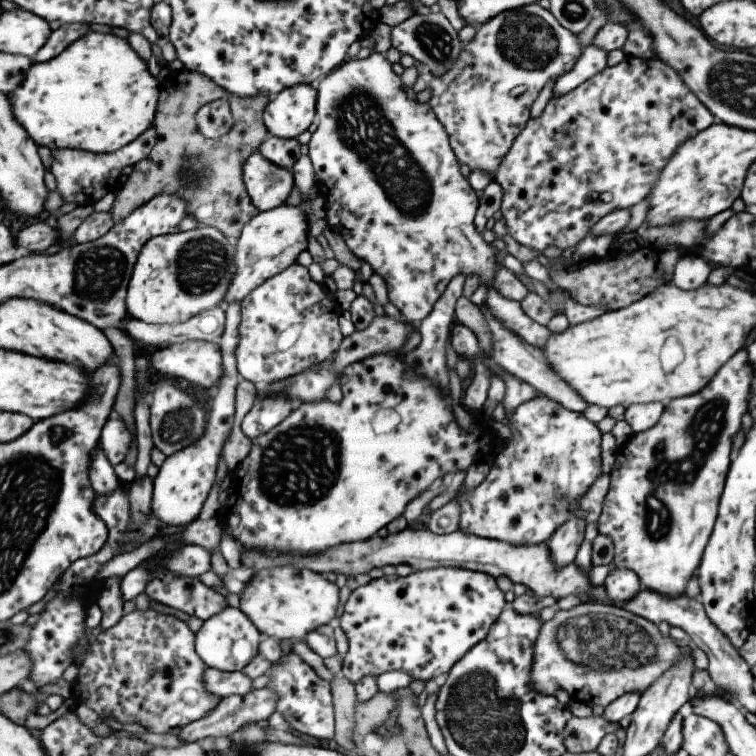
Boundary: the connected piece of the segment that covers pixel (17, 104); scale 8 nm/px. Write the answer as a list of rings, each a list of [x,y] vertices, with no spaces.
[[[90,30],[86,36],[75,40],[52,60],[44,62],[44,64],[33,63],[33,65],[28,68],[22,84],[8,96],[12,102],[12,110],[16,116],[16,120],[18,120],[18,124],[22,124],[24,131],[28,132],[28,136],[30,136],[32,140],[35,140],[38,147],[48,146],[51,151],[58,149],[80,149],[93,153],[110,153],[126,146],[153,125],[160,96],[159,85],[160,82],[148,71],[146,60],[142,60],[142,58],[138,56],[138,53],[132,48],[132,45],[127,39],[118,37],[113,33],[105,34]]]

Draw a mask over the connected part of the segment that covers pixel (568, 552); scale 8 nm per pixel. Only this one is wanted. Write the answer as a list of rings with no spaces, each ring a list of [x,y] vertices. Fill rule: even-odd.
[[[571,517],[550,536],[548,545],[556,568],[564,568],[574,562],[576,552],[585,538],[586,525],[582,518]]]

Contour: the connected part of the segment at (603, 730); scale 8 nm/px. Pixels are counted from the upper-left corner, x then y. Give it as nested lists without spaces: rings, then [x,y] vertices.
[[[592,715],[590,717],[572,717],[566,723],[564,731],[564,746],[568,752],[596,751],[600,740],[607,734],[620,730],[619,722],[610,722],[604,716]]]

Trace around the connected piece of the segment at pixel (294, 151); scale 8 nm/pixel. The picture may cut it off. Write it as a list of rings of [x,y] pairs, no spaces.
[[[270,135],[260,144],[259,152],[272,164],[291,170],[302,155],[298,139],[283,139]]]

